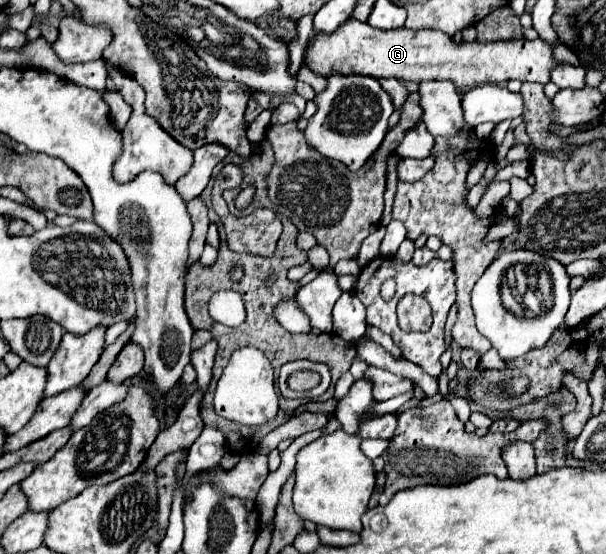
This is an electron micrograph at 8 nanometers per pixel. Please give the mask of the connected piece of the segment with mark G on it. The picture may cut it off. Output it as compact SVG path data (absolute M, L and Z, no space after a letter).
M355 19L345 21L333 35L315 35L315 39L309 43L305 49L303 63L309 65L315 73L327 77L333 71L341 73L359 73L359 75L369 75L375 79L381 77L393 77L399 81L413 81L413 83L423 83L423 81L437 81L437 79L447 79L455 87L475 87L483 83L505 83L511 79L519 81L533 81L533 83L547 83L551 79L551 71L555 63L569 63L569 65L581 65L579 57L563 43L547 43L541 37L527 41L527 39L509 39L509 41L493 41L493 43L479 43L479 41L461 41L455 43L449 35L437 31L437 29L421 29L413 31L407 27L401 29L391 29L391 31L381 31L373 29L369 23L361 23Z

